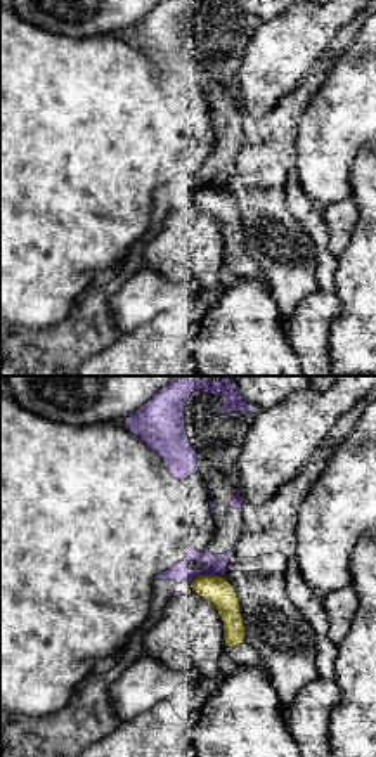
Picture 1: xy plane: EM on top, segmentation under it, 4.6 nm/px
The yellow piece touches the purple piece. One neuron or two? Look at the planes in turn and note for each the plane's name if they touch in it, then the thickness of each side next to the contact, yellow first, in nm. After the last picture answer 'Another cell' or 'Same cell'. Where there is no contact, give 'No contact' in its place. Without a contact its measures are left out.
Touches yellow in xy. Thickness 140 nm (yellow) against 100 nm

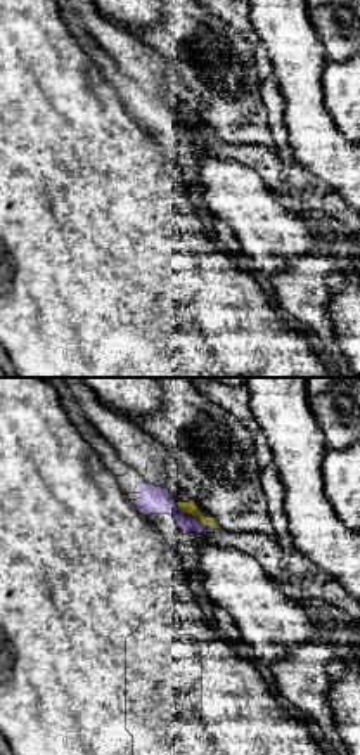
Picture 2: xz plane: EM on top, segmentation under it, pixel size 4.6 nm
Touches yellow in xz. Thickness 70 nm (yellow) against 130 nm

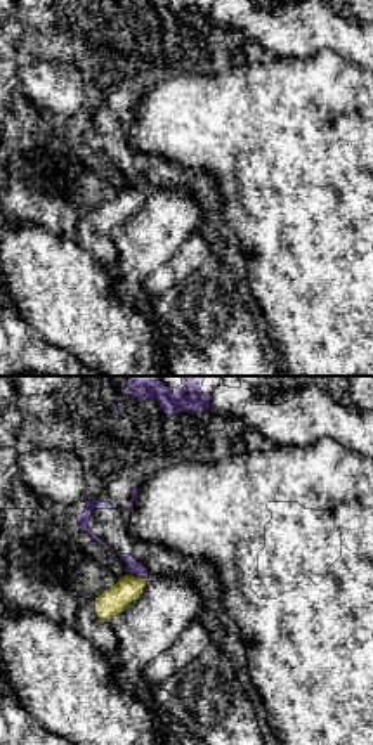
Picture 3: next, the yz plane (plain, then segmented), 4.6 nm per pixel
Touches yellow in yz. Thickness 130 nm (yellow) against 70 nm

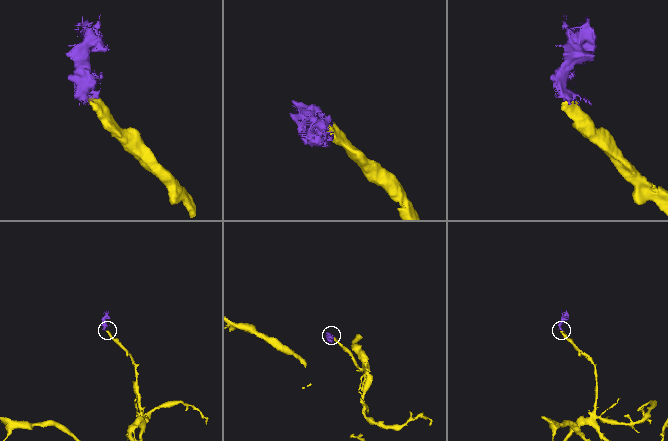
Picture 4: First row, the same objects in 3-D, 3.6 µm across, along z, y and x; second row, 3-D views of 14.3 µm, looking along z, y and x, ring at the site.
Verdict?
Another cell

